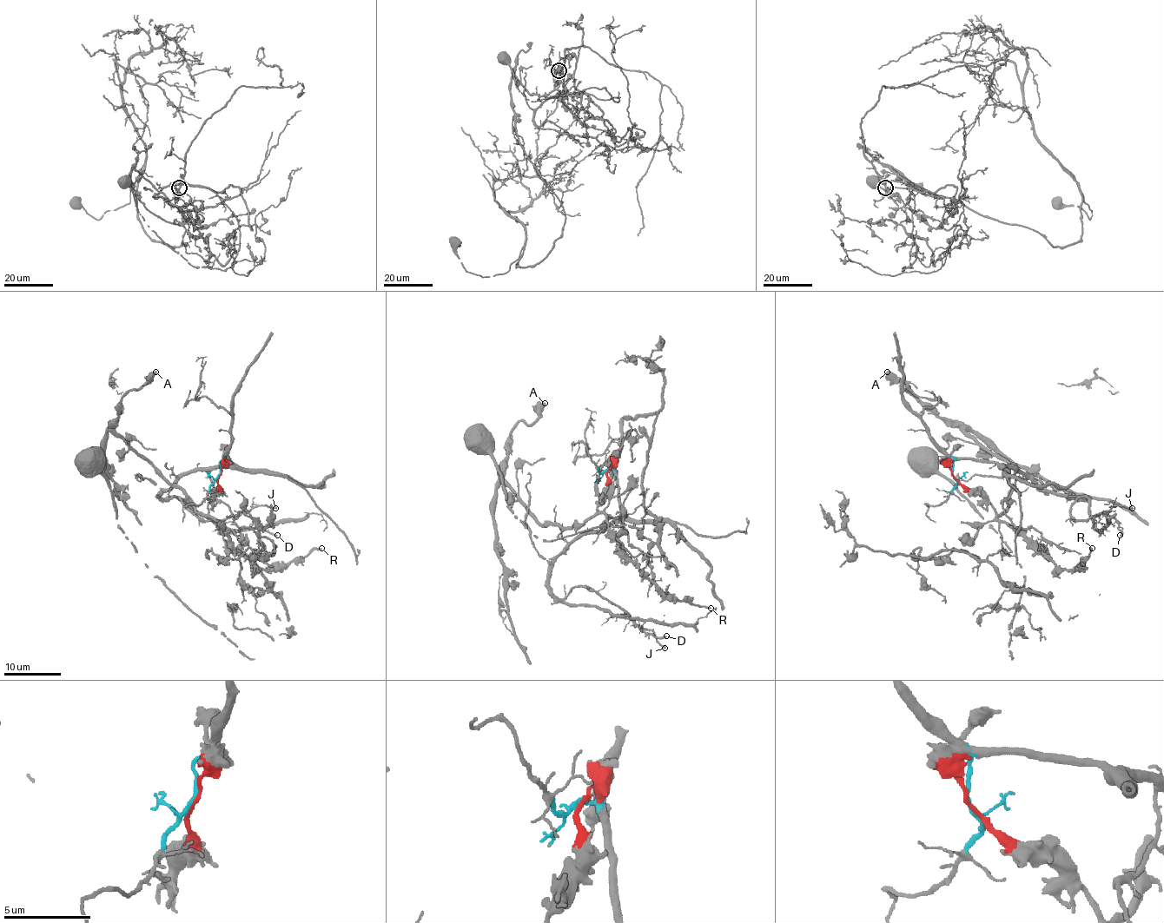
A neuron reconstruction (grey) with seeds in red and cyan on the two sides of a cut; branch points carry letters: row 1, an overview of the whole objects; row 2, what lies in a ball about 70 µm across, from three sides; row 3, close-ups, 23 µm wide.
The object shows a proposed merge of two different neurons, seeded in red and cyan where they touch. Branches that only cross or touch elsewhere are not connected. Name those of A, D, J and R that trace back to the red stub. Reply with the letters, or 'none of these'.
A, R

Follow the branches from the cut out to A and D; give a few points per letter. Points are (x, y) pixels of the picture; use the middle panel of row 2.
A: (607, 470), (606, 497), (582, 524), (536, 518), (503, 478), (503, 459), (509, 433), (545, 402)
D: (607, 470), (620, 514), (556, 558), (549, 590), (563, 598), (575, 587), (598, 591), (639, 627), (666, 636)

